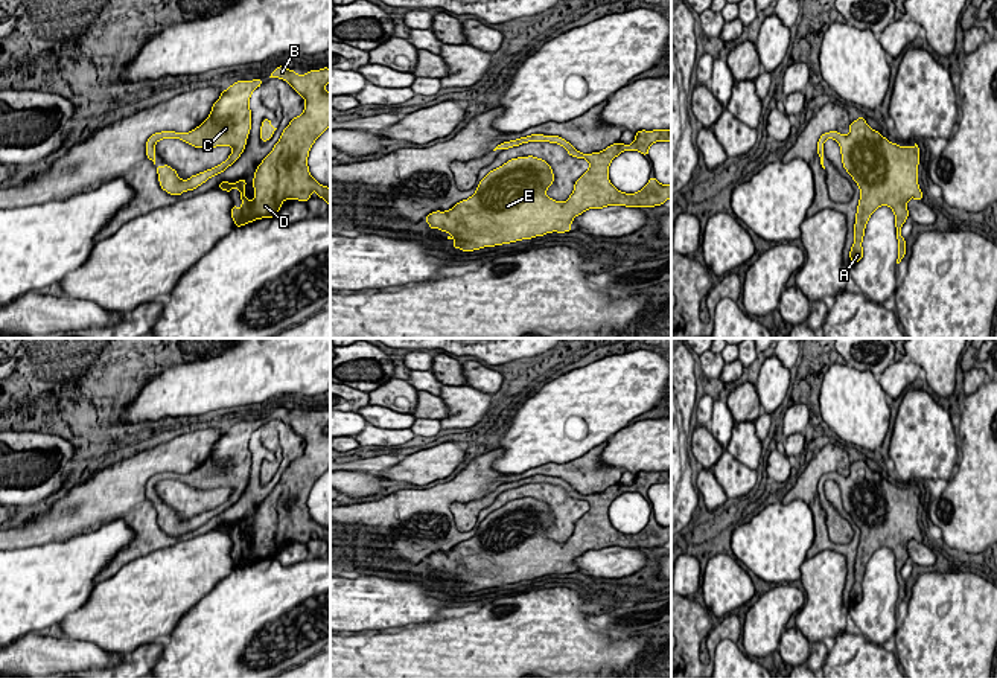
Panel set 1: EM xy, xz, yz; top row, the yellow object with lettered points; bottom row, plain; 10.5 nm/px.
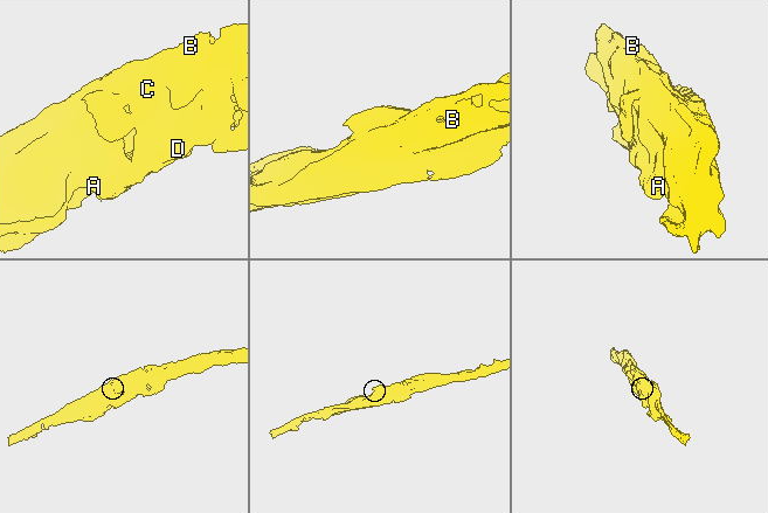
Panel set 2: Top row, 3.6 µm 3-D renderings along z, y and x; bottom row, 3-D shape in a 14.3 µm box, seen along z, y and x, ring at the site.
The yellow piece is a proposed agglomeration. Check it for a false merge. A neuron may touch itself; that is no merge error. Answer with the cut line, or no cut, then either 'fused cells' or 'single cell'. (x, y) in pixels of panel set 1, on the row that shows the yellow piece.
cut none; single cell

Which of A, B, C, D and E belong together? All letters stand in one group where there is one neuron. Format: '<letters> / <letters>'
A B C D E

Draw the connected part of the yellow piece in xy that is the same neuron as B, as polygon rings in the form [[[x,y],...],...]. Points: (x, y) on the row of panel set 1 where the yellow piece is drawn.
[[[279,66],[269,78],[286,81],[304,99],[306,105],[304,111],[283,130],[272,151],[257,166],[253,178],[253,201],[245,197],[245,178],[218,184],[228,193],[233,187],[240,190],[242,206],[237,209],[233,204],[231,207],[236,227],[272,218],[285,200],[307,201],[314,190],[330,207],[330,189],[320,184],[307,166],[312,145],[330,126],[330,91],[324,90],[330,84],[330,69],[323,67],[297,75],[295,70]]]

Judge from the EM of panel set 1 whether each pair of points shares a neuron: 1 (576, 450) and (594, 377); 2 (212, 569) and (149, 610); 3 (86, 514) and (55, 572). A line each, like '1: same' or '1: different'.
1: same
2: same
3: different

